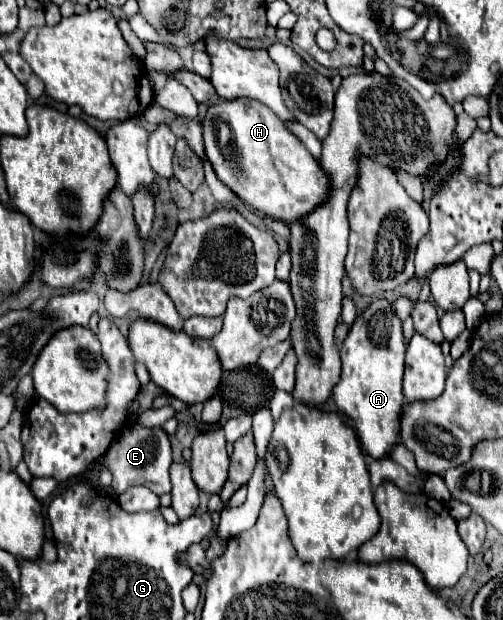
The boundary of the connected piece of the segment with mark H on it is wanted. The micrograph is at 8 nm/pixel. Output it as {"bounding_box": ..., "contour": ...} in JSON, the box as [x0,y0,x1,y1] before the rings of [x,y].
{"bounding_box":[200,100,328,222],"contour":[[[218,100],[208,106],[200,122],[204,152],[216,176],[254,210],[296,222],[328,194],[328,178],[304,148],[304,144],[284,126],[284,122],[256,100]]]}

